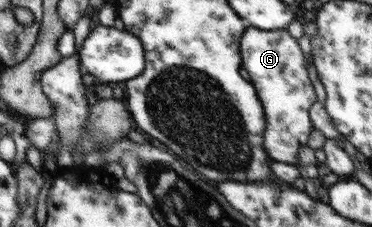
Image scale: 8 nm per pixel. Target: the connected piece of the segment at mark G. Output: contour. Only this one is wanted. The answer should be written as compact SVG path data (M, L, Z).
M247 25L240 39L240 50L241 66L250 75L266 113L263 138L266 152L270 159L296 165L298 153L308 144L313 129L309 110L316 101L302 49L287 29L265 31Z

